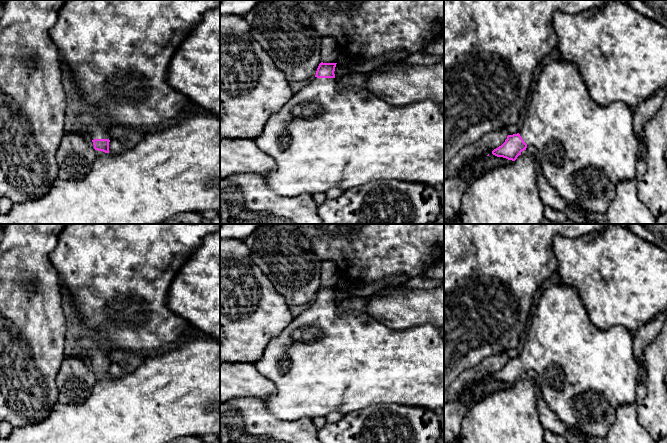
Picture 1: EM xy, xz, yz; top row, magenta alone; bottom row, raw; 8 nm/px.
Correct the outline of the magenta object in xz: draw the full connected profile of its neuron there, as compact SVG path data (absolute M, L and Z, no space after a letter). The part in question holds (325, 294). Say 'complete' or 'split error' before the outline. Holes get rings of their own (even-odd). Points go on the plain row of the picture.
split error; M321 286L311 306L271 339L262 357L254 363L257 370L276 387L275 394L263 399L267 409L275 417L288 421L302 417L326 417L331 412L347 415L383 404L417 406L437 413L443 411L444 338L440 328L421 325L394 330L366 311L340 311L334 298L336 288Z

